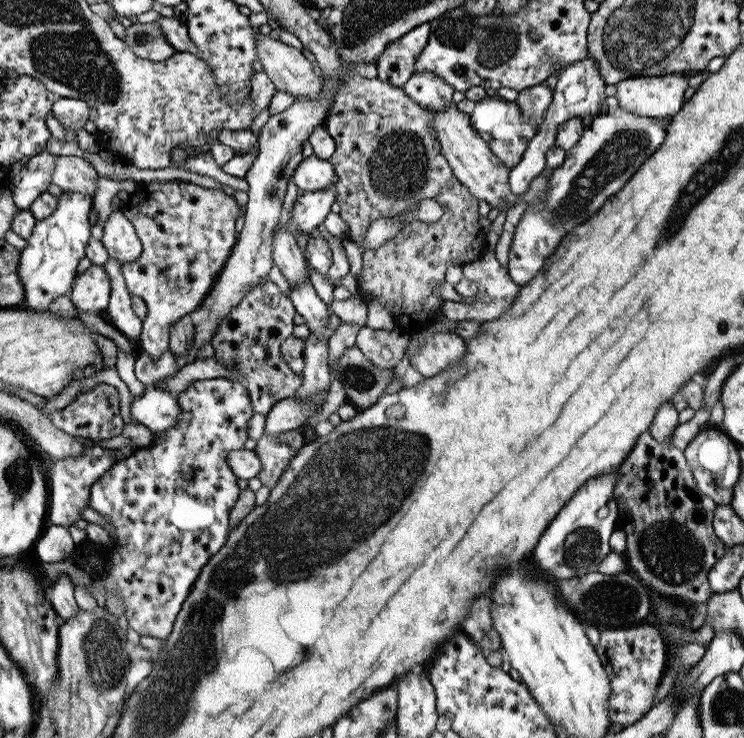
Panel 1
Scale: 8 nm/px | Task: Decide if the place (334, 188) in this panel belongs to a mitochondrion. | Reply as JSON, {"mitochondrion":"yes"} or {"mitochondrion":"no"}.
{"mitochondrion":"no"}

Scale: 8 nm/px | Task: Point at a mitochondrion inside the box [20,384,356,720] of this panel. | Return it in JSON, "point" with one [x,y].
{"point":[107,661]}

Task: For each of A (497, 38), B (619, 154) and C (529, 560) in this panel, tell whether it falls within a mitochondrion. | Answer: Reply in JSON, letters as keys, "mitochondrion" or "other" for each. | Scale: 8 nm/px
{"A":"mitochondrion","B":"mitochondrion","C":"other"}

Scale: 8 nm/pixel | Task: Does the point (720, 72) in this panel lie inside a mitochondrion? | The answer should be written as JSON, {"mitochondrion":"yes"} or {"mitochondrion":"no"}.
{"mitochondrion":"no"}

